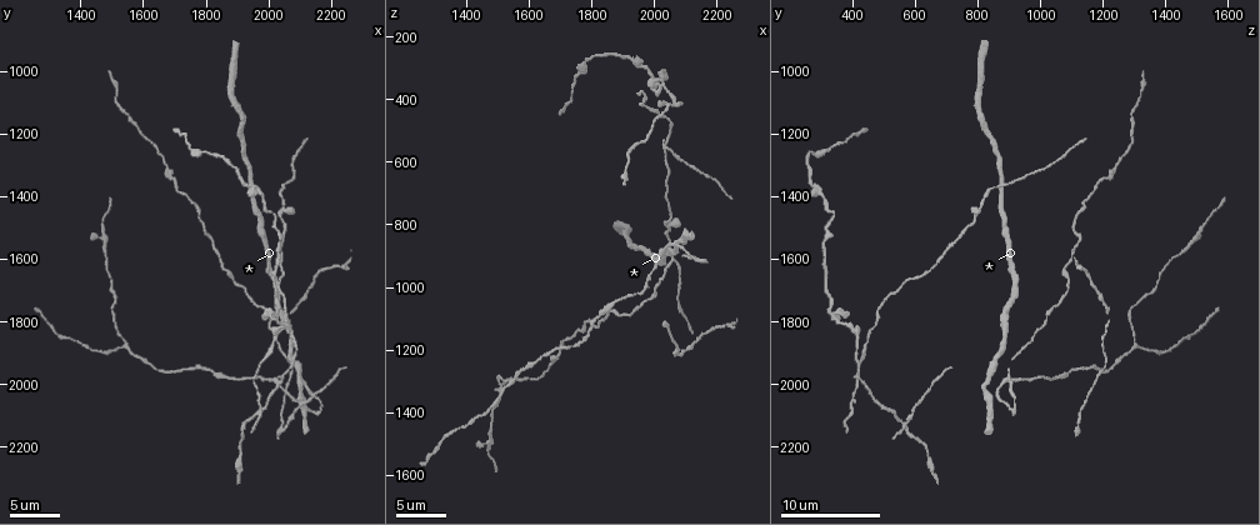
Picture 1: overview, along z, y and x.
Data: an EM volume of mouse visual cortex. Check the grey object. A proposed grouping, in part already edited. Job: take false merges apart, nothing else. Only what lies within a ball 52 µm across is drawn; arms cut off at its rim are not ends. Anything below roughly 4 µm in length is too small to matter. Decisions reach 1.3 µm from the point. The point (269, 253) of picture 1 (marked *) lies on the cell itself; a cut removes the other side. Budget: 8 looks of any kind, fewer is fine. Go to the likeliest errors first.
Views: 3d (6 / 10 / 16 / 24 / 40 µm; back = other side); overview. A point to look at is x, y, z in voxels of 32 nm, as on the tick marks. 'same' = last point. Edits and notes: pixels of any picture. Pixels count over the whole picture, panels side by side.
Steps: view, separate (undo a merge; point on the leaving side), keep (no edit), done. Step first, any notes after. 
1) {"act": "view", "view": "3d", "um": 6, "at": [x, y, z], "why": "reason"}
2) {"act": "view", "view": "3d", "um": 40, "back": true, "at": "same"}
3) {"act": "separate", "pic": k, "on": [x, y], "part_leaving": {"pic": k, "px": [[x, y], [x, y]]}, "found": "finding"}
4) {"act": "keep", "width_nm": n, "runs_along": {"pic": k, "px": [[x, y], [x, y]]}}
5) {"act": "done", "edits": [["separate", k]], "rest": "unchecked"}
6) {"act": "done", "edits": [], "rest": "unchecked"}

{"act": "view", "view": "3d", "um": 16, "at": [1540, 1880, 1300], "why": "three arms meet"}

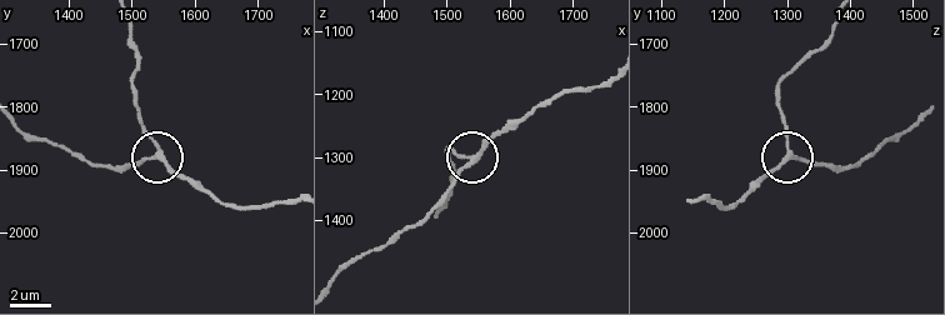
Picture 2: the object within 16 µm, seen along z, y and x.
{"act": "keep", "arms": 3, "runs_along": {"pic": 2, "px": [[695, 200], [729, 205], [785, 160], [834, 165]]}, "found": "one cell here"}

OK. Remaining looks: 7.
{"act": "view", "view": "3d", "um": 10, "at": [2080, 1900, 880], "why": "small branch off a trunk"}

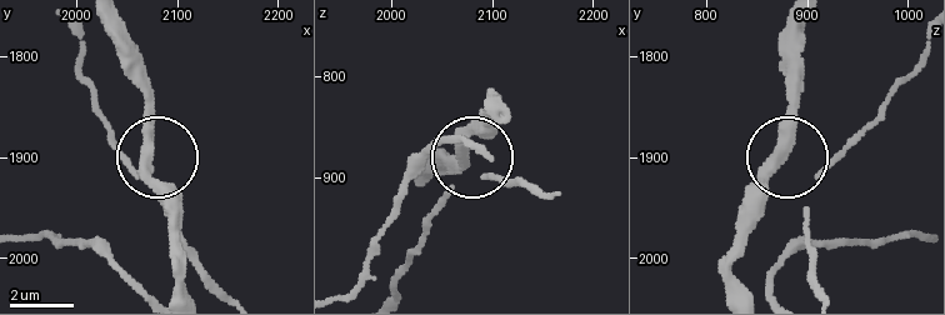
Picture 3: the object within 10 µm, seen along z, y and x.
{"act": "keep", "width_nm": 310, "runs_along": {"pic": 3, "px": [[119, 20], [145, 149], [133, 170], [119, 158]]}, "found": "all the same cell"}

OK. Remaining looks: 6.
{"act": "view", "view": "3d", "um": 6, "at": [2050, 1480, 780]}

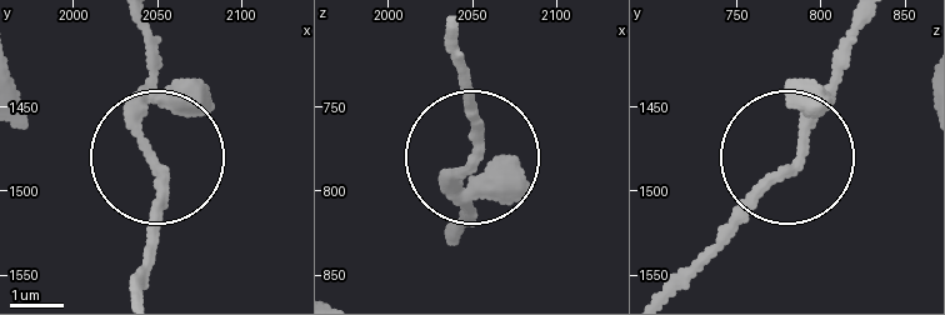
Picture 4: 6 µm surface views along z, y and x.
{"act": "view", "view": "3d", "um": 6, "back": true, "at": [2048, 1482, 784]}

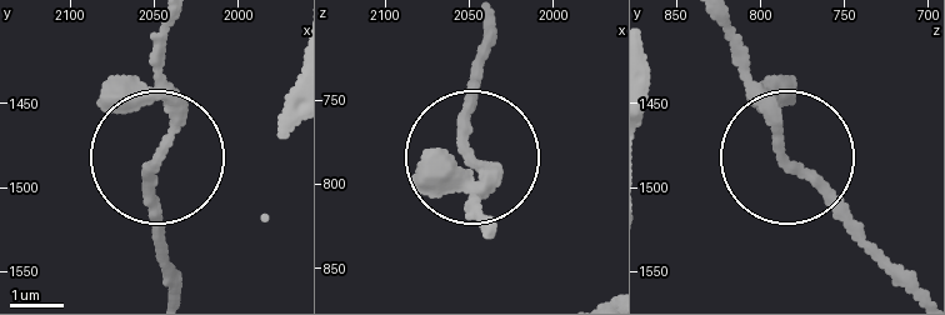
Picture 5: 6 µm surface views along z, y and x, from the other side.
{"act": "keep", "found": "continuous, no second cell"}

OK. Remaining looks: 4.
{"act": "view", "view": "3d", "um": 6, "at": [1660, 1290, 1240], "why": "sudden change in width"}

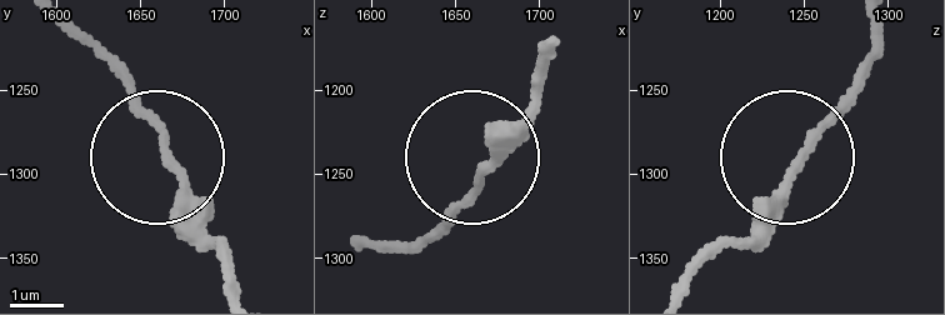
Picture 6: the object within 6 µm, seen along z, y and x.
{"act": "keep", "width_nm": 210, "runs_along": {"pic": 6, "px": [[688, 281], [736, 241], [818, 120], [880, 58]]}, "found": "continuous, no second cell"}

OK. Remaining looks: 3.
{"act": "done", "edits": [], "rest": "unchecked"}

